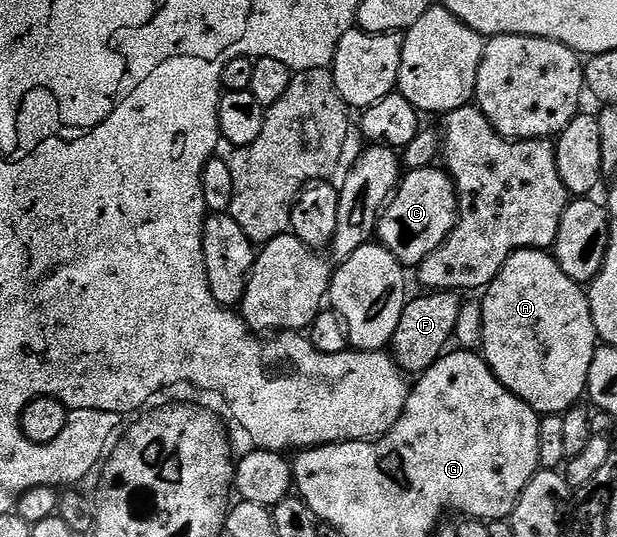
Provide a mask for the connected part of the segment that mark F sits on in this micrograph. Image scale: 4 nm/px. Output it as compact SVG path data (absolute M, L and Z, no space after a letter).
M427 291L422 295L424 297L412 296L408 300L401 311L401 323L397 323L397 331L393 331L389 346L391 356L407 375L424 373L433 367L436 359L448 352L450 345L447 344L456 336L464 302L464 298L455 291Z

